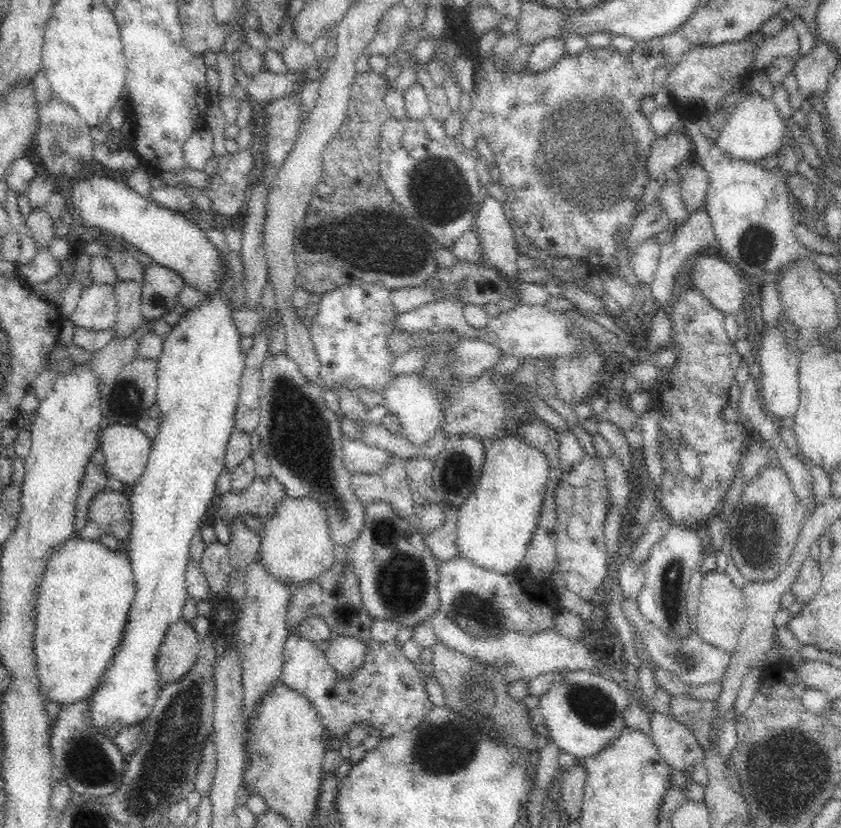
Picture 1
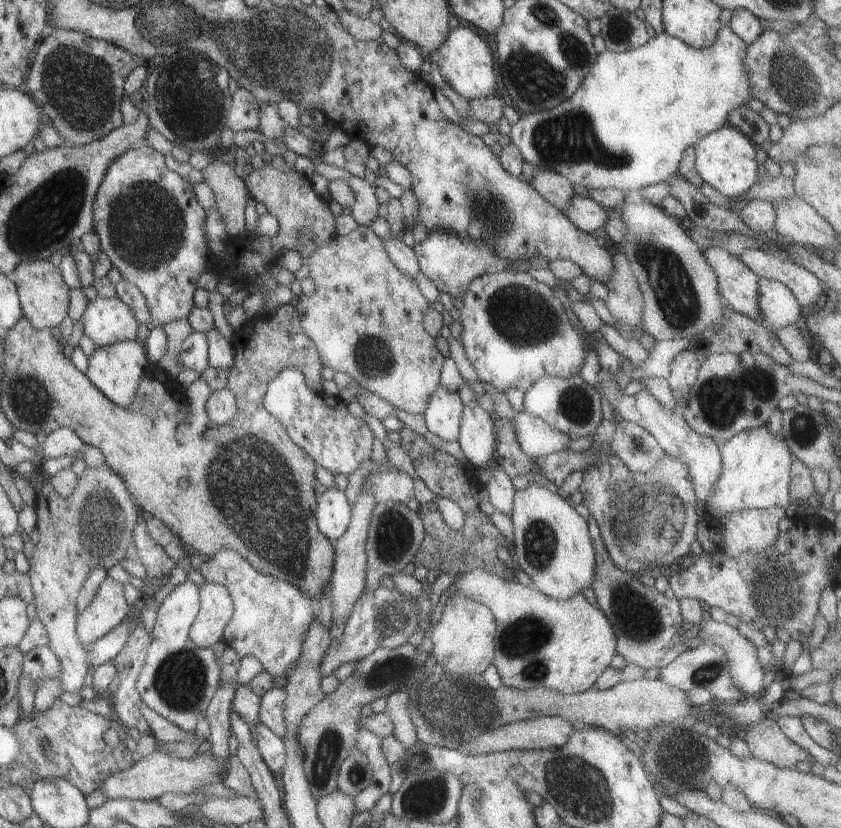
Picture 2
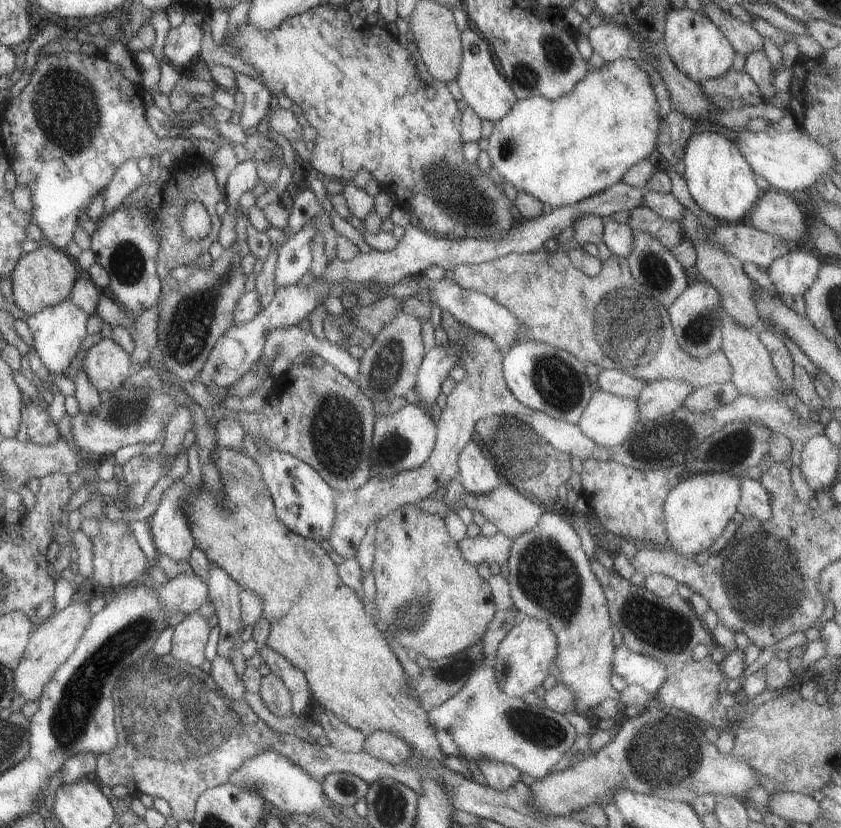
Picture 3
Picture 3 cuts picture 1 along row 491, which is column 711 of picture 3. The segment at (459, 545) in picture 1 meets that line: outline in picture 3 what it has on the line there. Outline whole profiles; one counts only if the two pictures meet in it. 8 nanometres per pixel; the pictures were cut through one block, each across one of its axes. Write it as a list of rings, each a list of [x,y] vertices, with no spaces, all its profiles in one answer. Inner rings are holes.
[[[697,472],[679,481],[667,492],[662,504],[663,524],[668,550],[685,557],[693,557],[705,551],[731,520],[739,502],[741,476],[729,476],[726,472]]]

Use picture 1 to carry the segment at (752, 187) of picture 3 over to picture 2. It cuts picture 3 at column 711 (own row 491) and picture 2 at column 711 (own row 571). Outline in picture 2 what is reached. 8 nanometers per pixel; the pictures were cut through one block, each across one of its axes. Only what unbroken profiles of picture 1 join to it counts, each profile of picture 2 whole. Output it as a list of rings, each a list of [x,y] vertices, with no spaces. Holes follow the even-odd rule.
[[[723,125],[706,134],[695,144],[694,169],[702,182],[715,188],[721,196],[739,201],[739,198],[758,178],[758,164],[755,162],[756,148],[746,136],[743,136],[742,132]]]

